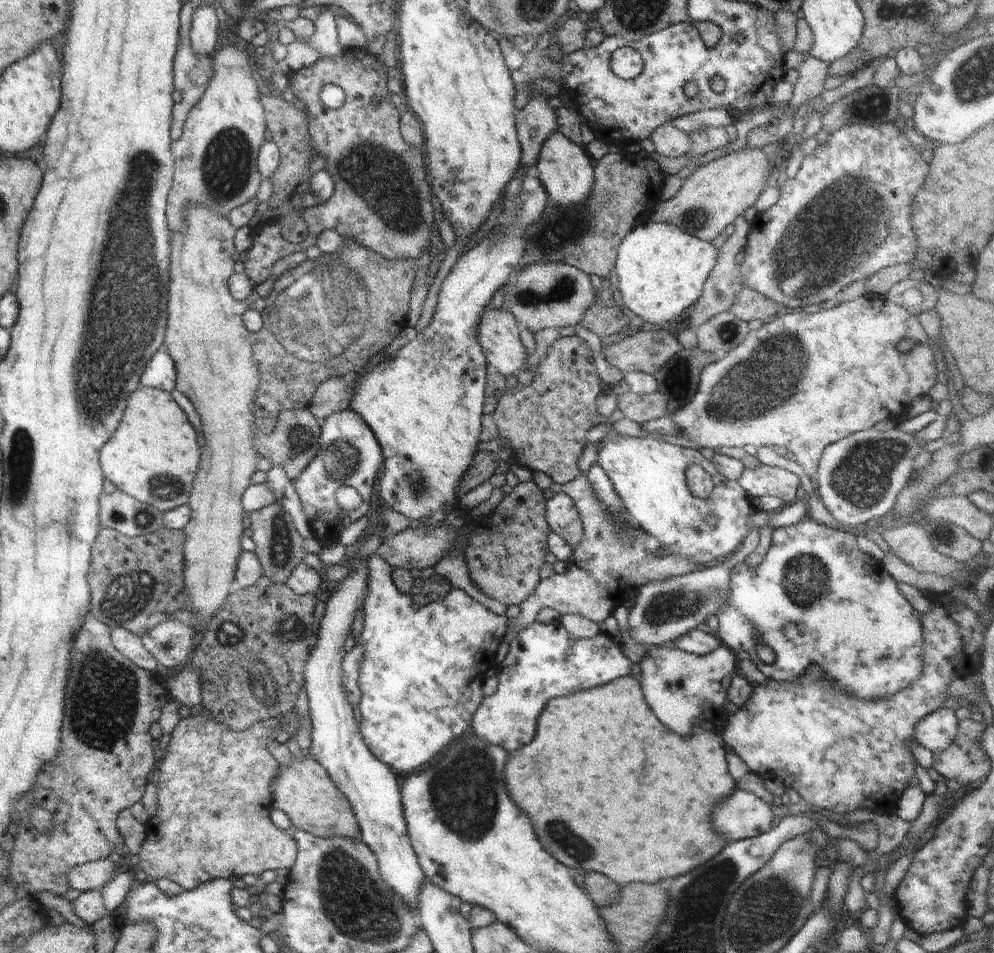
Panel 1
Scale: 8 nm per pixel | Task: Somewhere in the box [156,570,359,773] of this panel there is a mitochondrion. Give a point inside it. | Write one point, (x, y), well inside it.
(227, 634)

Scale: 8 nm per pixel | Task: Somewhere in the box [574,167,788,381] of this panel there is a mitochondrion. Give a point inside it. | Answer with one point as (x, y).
(695, 218)

